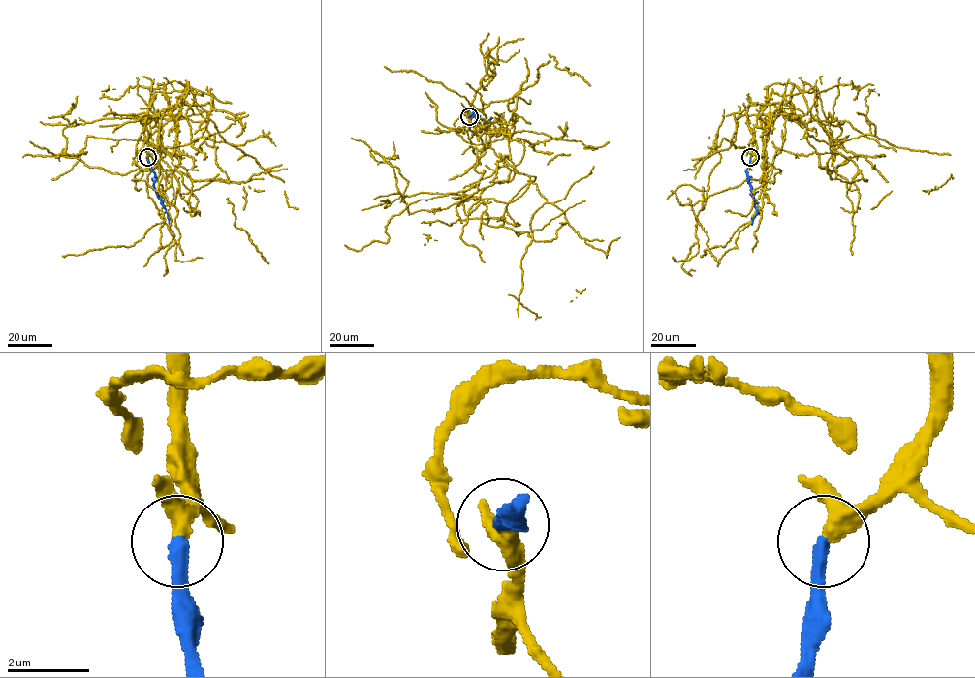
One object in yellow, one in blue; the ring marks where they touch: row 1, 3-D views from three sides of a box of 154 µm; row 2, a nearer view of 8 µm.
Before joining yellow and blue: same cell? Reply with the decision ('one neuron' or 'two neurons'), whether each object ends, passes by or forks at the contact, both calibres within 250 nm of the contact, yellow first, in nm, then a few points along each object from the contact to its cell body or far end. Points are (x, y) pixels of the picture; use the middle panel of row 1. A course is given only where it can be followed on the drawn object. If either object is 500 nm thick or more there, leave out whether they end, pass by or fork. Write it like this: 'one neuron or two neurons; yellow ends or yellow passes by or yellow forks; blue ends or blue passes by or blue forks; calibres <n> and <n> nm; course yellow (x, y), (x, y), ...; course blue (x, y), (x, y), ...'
one neuron; yellow passes by; blue ends; calibres 340 and 360 nm; course yellow (470, 117), (470, 141), (523, 173), (499, 167), (440, 210), (409, 213), (397, 168), (351, 138); course blue (470, 116), (475, 112), (478, 118), (487, 122), (492, 117)

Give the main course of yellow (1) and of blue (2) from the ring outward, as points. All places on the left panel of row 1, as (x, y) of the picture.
1: (148, 157), (159, 182), (148, 118), (200, 114), (188, 89), (150, 90), (142, 139), (29, 141)
2: (148, 157), (154, 174), (154, 190), (171, 224)

